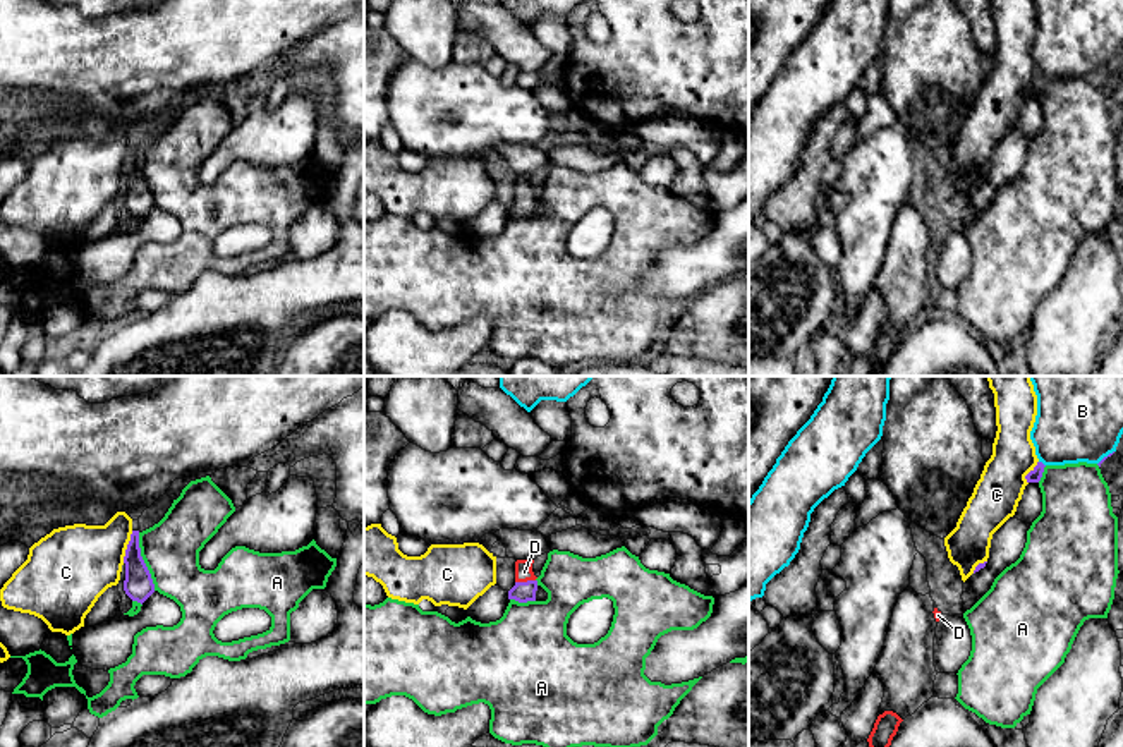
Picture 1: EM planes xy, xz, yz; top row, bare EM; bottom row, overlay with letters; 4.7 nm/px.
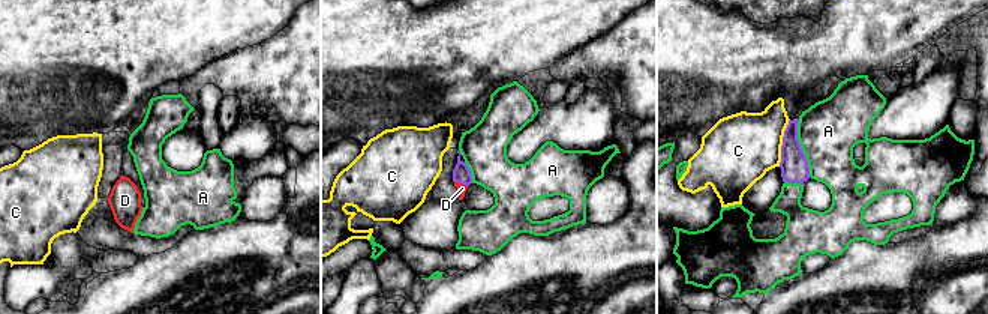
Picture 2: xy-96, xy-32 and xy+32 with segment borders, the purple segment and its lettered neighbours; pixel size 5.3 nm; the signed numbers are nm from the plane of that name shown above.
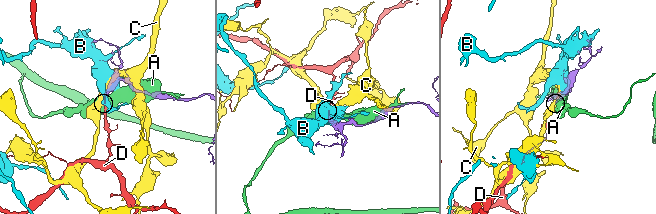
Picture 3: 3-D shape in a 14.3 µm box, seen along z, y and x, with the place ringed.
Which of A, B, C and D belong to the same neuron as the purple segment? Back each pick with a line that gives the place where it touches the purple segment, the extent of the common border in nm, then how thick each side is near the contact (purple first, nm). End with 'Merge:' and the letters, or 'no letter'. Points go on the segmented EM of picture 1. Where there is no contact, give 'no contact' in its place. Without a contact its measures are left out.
D: contact xz (524, 583); length 100 nm; calibres 100 and 80 nm
Merge: D

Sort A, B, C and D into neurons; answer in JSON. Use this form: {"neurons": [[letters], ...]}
{"neurons": [["A"], ["B"], ["C"], ["D"]]}

